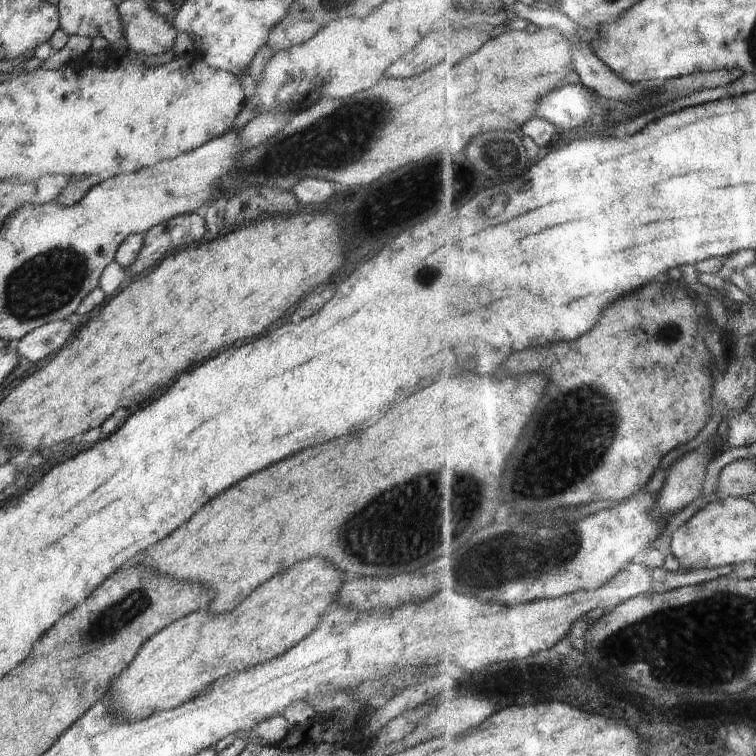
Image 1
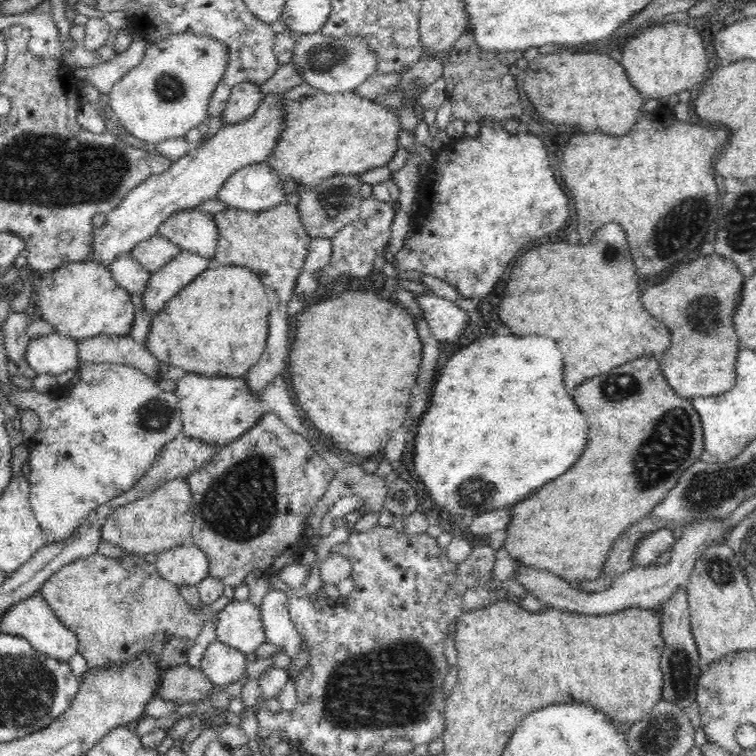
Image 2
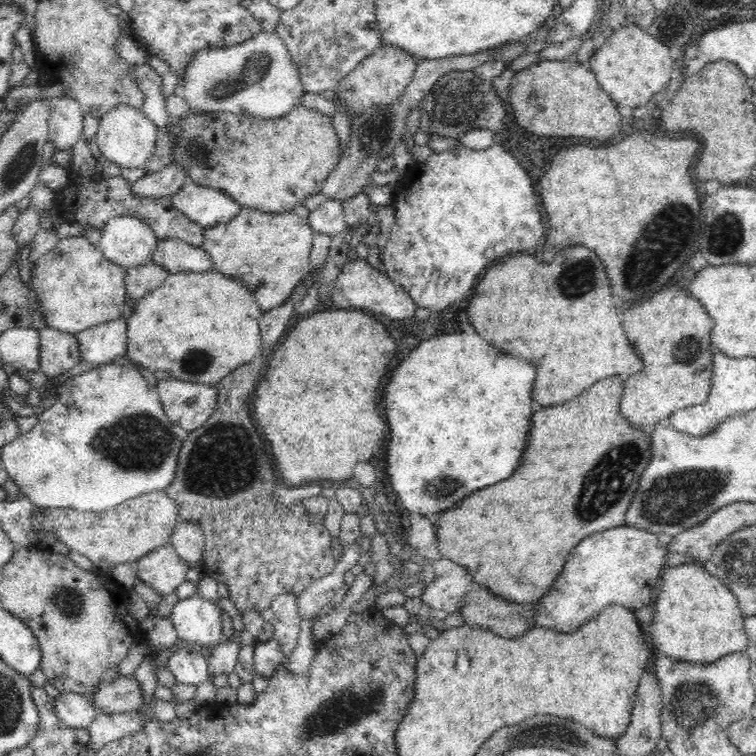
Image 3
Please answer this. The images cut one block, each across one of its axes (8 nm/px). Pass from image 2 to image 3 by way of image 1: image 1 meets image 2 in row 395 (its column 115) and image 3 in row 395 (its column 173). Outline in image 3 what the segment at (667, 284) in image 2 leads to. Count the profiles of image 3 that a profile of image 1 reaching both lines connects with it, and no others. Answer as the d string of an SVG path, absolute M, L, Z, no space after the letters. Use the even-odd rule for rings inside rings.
M671 286L662 292L657 292L652 298L634 304L634 308L630 308L624 314L622 326L630 344L644 363L642 370L630 375L628 382L624 384L620 411L626 420L634 427L648 429L660 422L667 423L669 416L675 410L706 402L712 386L714 346L710 342L710 332L714 326L714 319L690 291L684 287Z

